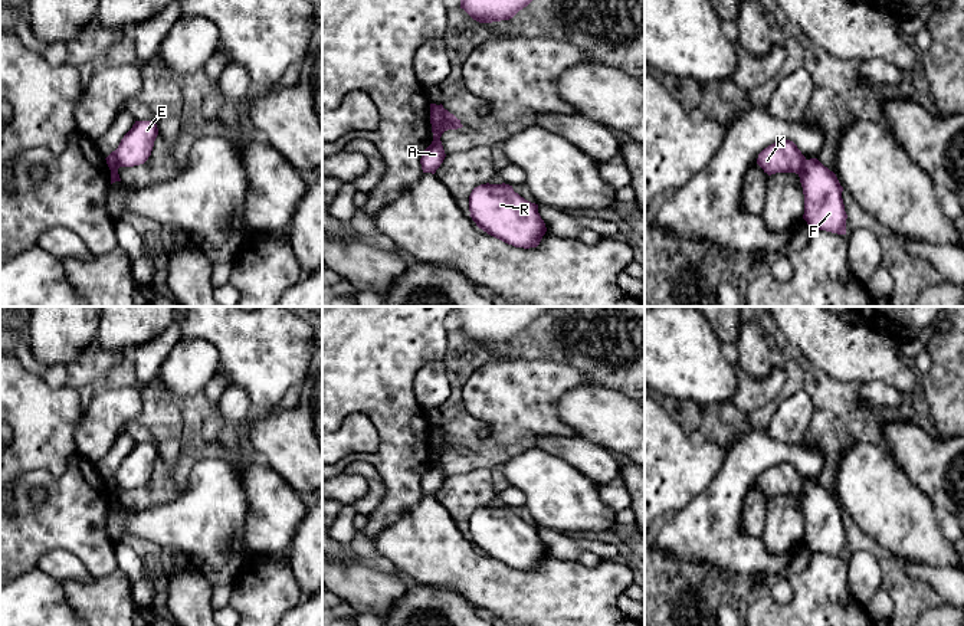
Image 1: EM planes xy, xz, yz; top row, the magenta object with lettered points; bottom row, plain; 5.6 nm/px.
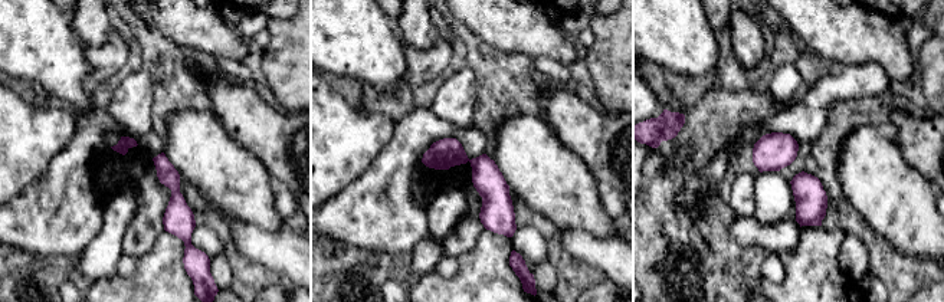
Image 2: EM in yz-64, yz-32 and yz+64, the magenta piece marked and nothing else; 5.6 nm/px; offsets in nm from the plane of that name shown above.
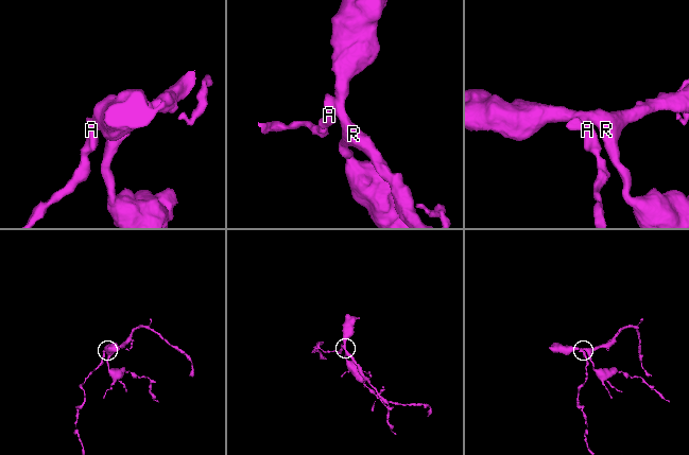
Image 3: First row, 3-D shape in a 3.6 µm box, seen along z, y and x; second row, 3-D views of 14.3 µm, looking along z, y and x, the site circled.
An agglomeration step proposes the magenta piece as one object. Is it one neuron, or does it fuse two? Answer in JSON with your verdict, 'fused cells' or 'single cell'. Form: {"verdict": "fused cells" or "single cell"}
{"verdict": "fused cells"}

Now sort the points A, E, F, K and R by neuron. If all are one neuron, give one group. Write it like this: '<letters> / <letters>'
A F / E K R

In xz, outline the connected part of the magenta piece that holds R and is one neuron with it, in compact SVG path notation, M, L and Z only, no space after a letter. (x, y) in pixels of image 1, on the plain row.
M481 507L469 518L472 543L488 557L515 570L537 570L547 554L545 545L538 535L538 527L531 525L514 514L509 507Z

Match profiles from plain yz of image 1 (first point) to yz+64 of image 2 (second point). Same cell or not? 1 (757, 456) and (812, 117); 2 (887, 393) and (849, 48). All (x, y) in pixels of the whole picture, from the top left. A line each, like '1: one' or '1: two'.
1: one
2: two

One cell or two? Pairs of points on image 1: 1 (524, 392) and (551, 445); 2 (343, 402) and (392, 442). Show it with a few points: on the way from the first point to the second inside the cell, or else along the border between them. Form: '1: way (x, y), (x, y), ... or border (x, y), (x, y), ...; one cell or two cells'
1: border (577, 435), (535, 436), (533, 439); two cells
2: way (358, 402), (364, 402), (389, 426); one cell

